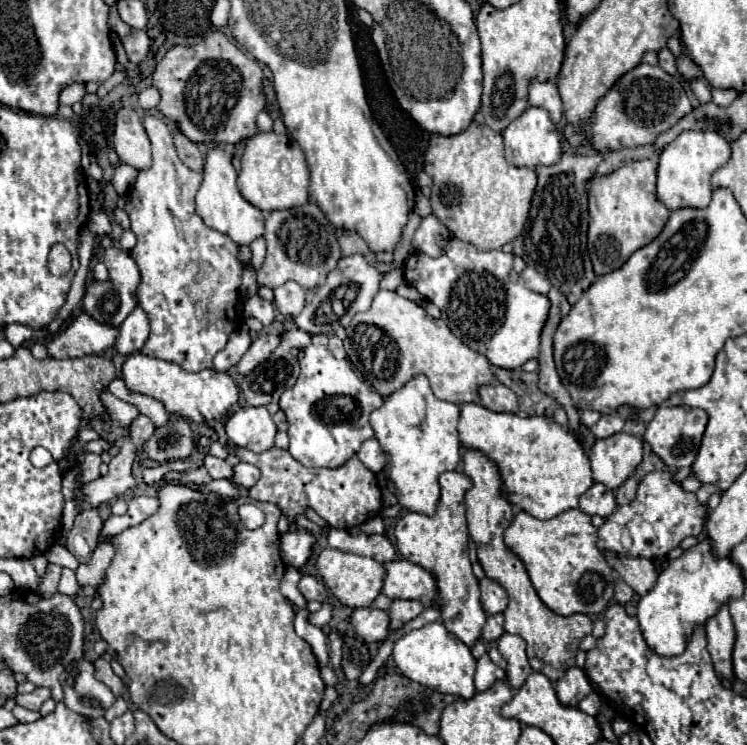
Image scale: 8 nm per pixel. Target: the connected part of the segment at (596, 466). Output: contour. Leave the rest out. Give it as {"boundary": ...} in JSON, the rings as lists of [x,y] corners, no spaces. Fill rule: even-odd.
{"boundary":[[[617,432],[611,438],[597,440],[589,452],[593,480],[607,488],[619,488],[641,464],[643,444],[637,436]]]}

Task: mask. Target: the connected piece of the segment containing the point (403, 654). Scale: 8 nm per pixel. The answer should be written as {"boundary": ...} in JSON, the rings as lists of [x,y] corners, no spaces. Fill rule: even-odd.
{"boundary":[[[429,622],[423,628],[411,630],[403,638],[399,638],[393,648],[393,660],[403,676],[427,688],[459,698],[471,698],[475,694],[473,674],[477,660],[473,658],[471,650],[463,642],[459,642],[459,638],[455,638],[455,634],[451,634],[441,622]]]}

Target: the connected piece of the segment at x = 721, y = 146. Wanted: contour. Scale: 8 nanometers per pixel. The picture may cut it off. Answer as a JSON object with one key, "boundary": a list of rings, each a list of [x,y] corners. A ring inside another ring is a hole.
{"boundary":[[[687,130],[679,134],[659,156],[657,170],[657,196],[669,210],[685,206],[705,208],[711,202],[711,176],[731,158],[731,144],[715,130]]]}

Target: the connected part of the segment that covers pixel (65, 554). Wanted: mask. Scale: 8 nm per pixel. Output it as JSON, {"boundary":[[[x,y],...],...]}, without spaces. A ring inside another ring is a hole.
{"boundary":[[[59,544],[51,546],[51,548],[45,552],[45,556],[47,556],[47,562],[49,562],[49,564],[59,564],[59,566],[65,566],[65,568],[71,568],[71,570],[75,570],[75,568],[79,566],[79,562],[71,556],[71,552],[69,552],[67,548],[59,546]]]}

